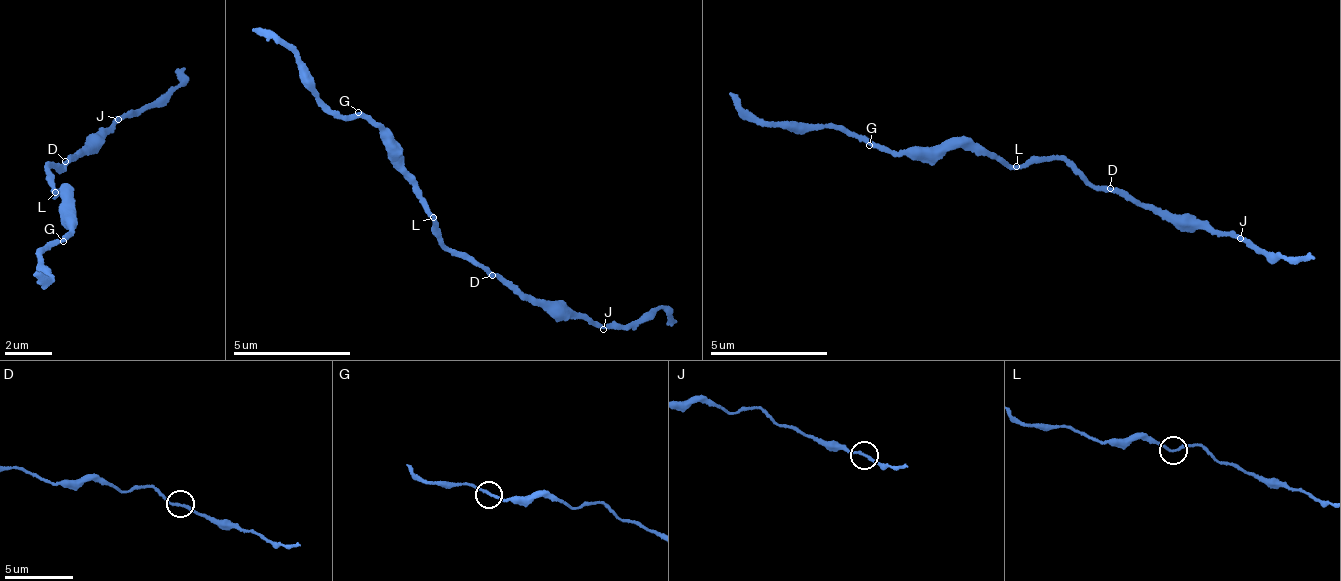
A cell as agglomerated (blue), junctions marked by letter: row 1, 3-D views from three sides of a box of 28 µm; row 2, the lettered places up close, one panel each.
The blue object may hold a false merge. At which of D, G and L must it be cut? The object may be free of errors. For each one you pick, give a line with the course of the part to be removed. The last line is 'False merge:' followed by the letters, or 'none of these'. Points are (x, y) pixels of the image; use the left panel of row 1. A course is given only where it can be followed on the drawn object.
False merge: none of these

